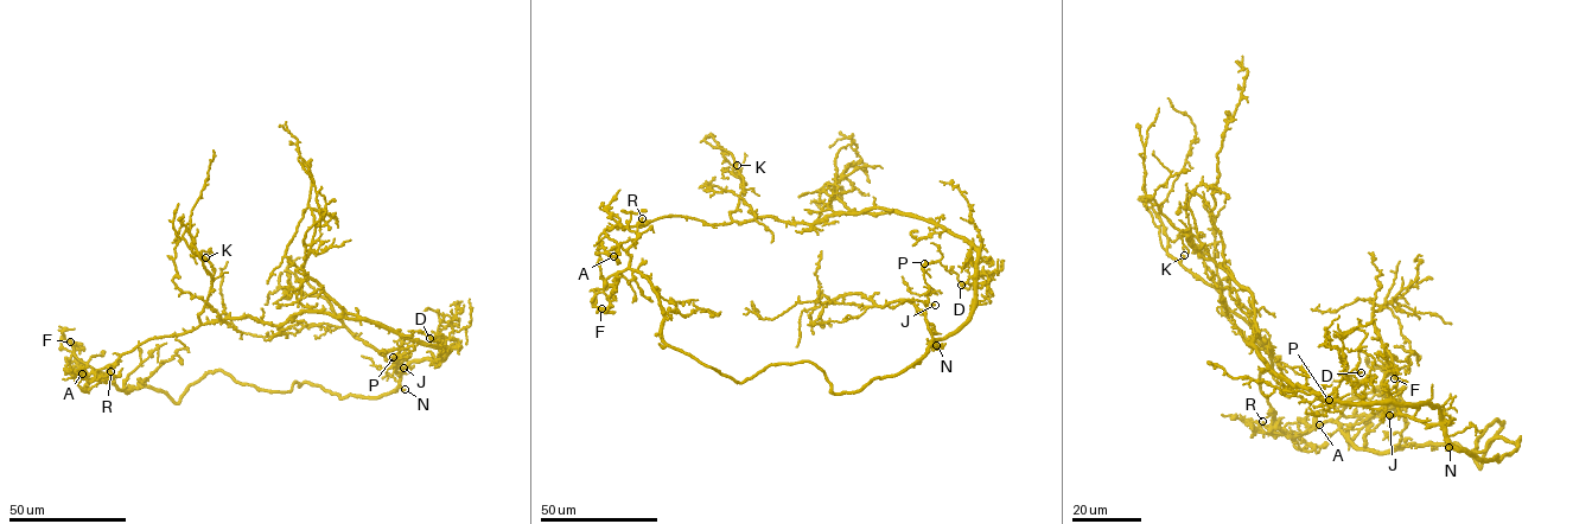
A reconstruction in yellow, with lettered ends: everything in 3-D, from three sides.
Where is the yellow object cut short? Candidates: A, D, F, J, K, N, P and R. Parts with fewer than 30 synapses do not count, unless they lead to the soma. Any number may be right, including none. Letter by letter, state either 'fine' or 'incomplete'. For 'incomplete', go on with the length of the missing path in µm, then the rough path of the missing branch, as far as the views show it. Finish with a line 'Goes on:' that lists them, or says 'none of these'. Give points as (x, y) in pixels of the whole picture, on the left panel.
A: fine
D: fine
F: fine
J: fine
K: fine
N: incomplete; about 60 µm are missing; missing branch runs (405, 389), (424, 371), (454, 352), (476, 330), (491, 323), (502, 325)
P: fine
R: fine
Goes on: N

